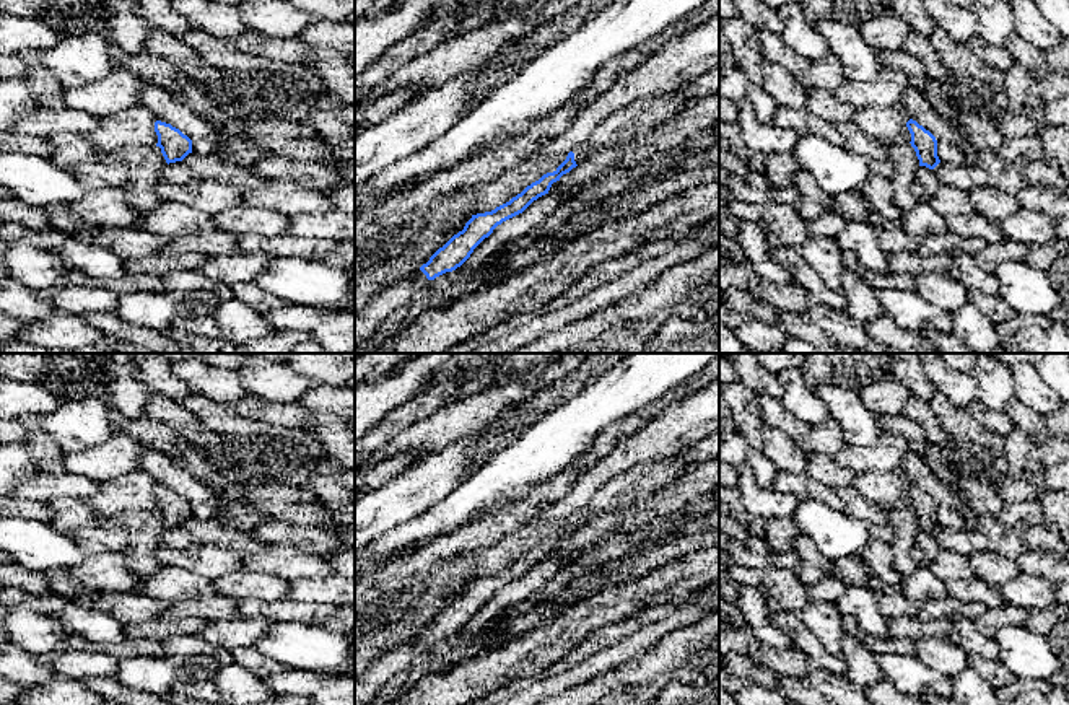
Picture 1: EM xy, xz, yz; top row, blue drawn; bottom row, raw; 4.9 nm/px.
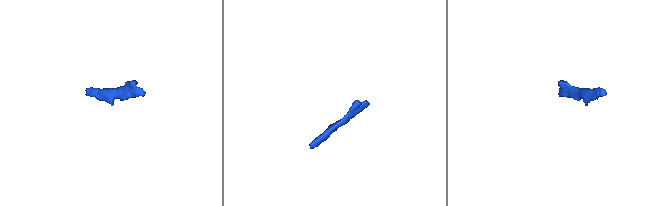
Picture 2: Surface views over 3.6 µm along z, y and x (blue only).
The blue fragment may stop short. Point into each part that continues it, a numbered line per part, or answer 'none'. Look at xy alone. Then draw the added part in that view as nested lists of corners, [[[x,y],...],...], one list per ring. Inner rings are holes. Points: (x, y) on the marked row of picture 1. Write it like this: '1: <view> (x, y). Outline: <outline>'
1: xy (174, 173). Outline: [[[176,161],[166,164],[163,171],[163,182],[187,186],[187,184],[197,184],[200,182],[200,179],[185,166],[184,161]]]

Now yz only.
1: yz (925, 176). Outline: [[[926,166],[918,168],[916,182],[927,190],[937,190],[942,186],[942,182],[936,177],[934,171]]]

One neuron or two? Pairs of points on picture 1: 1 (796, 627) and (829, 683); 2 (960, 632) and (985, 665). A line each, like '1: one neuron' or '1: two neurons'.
1: two neurons
2: two neurons

